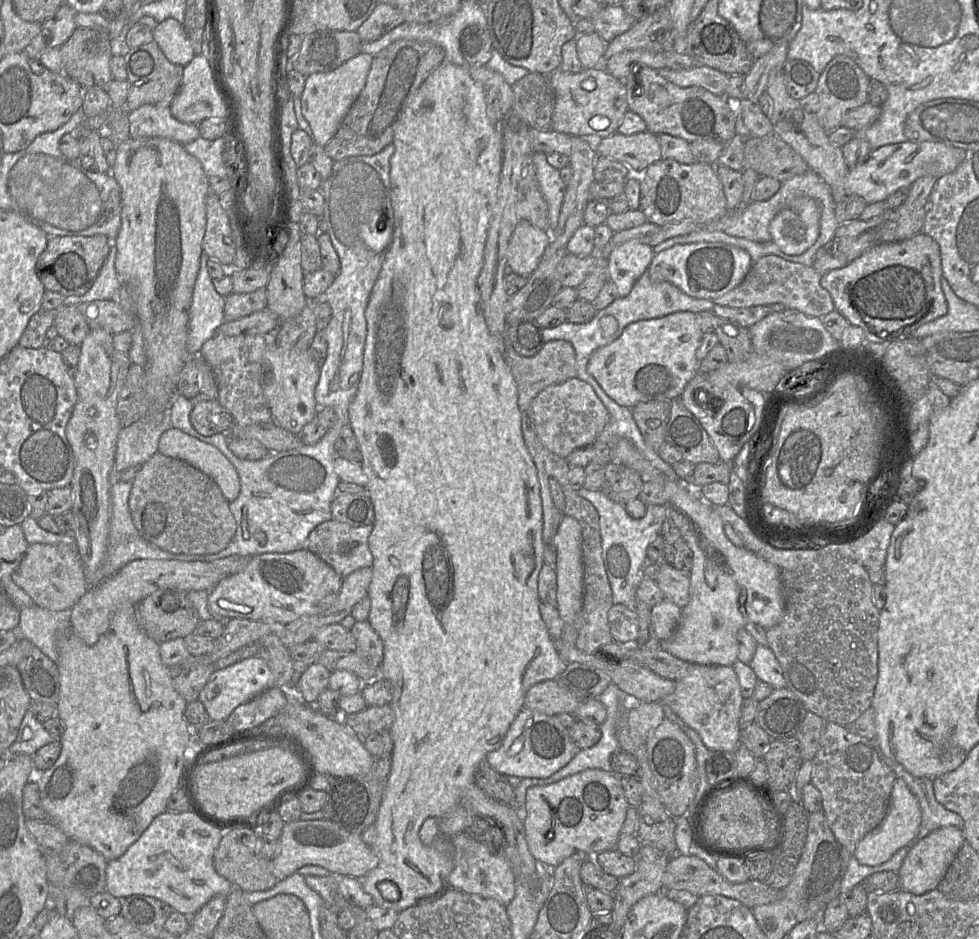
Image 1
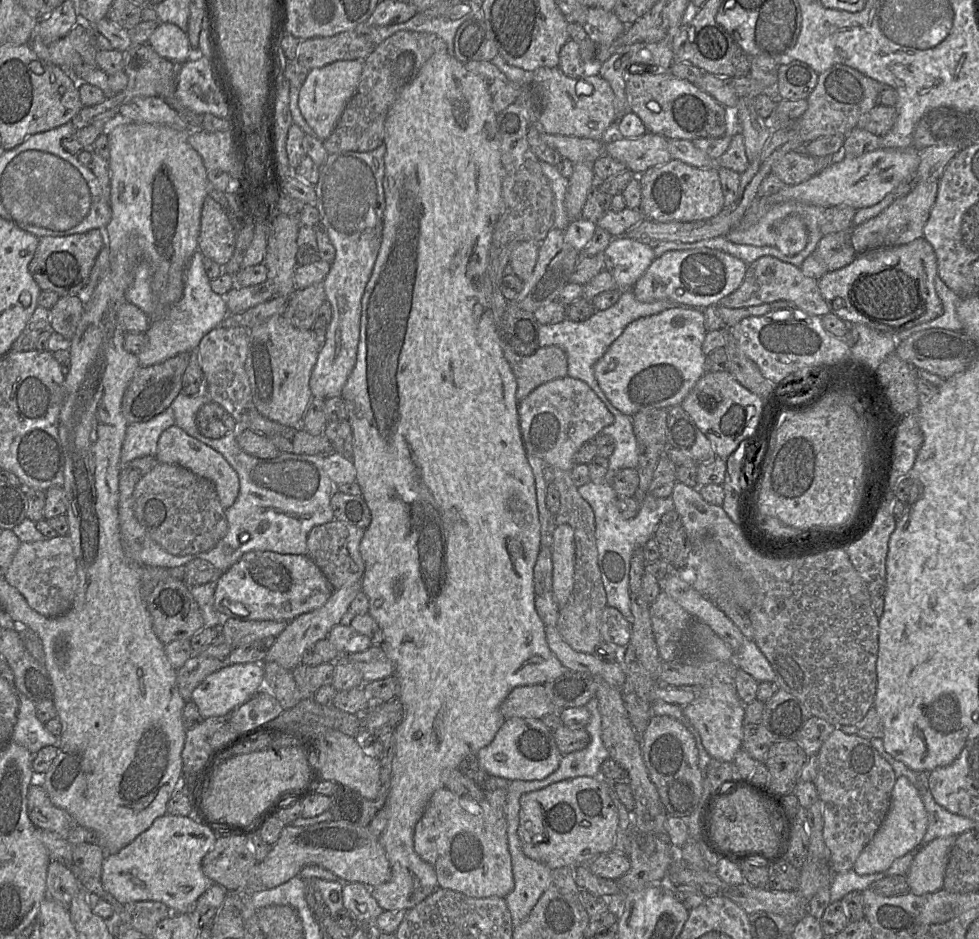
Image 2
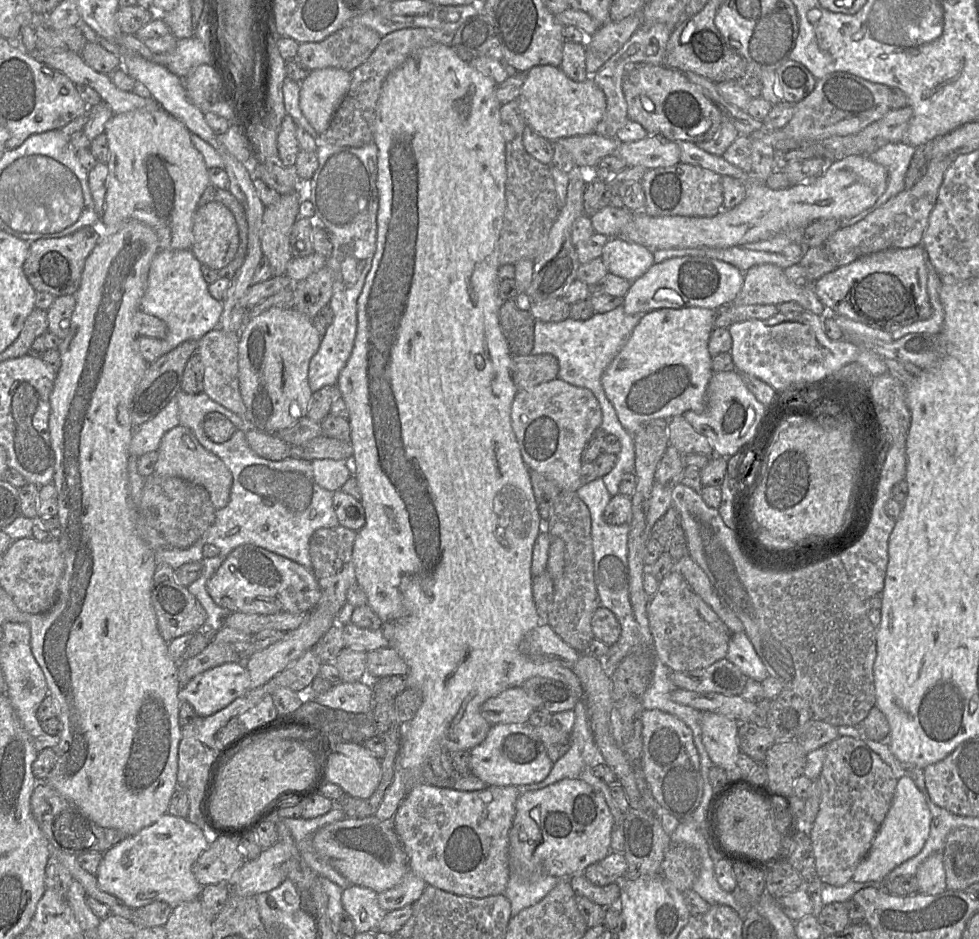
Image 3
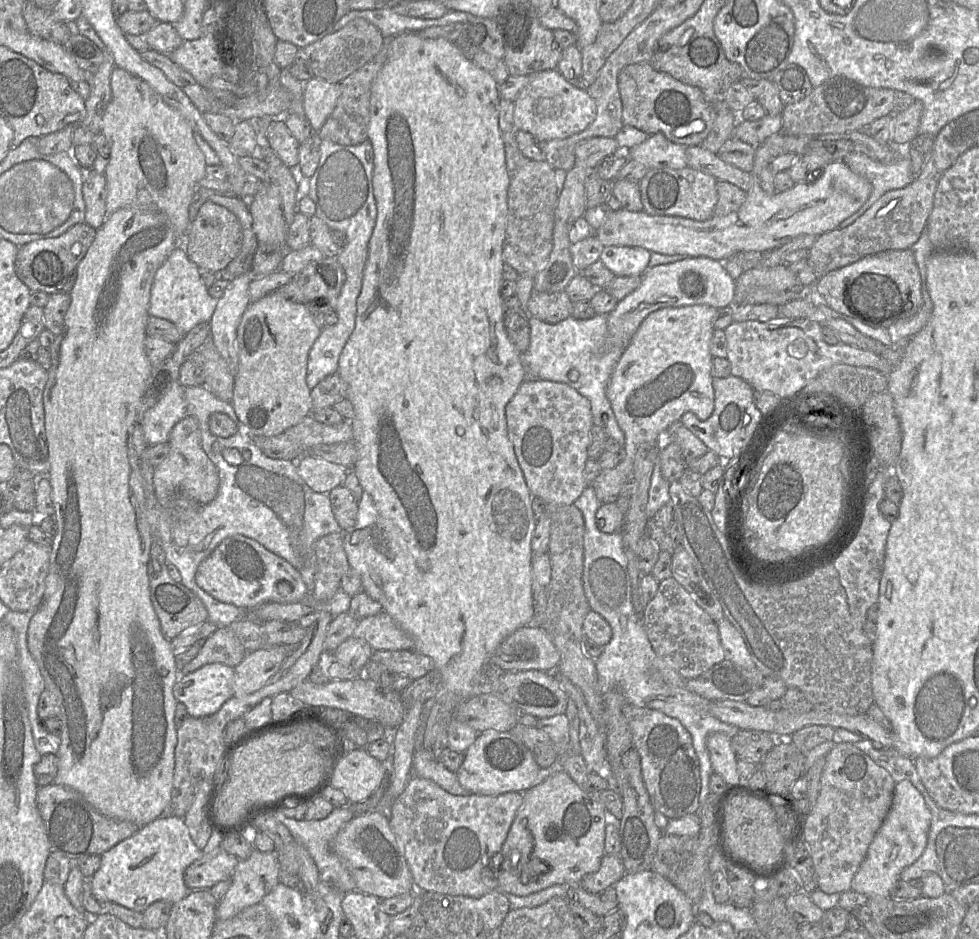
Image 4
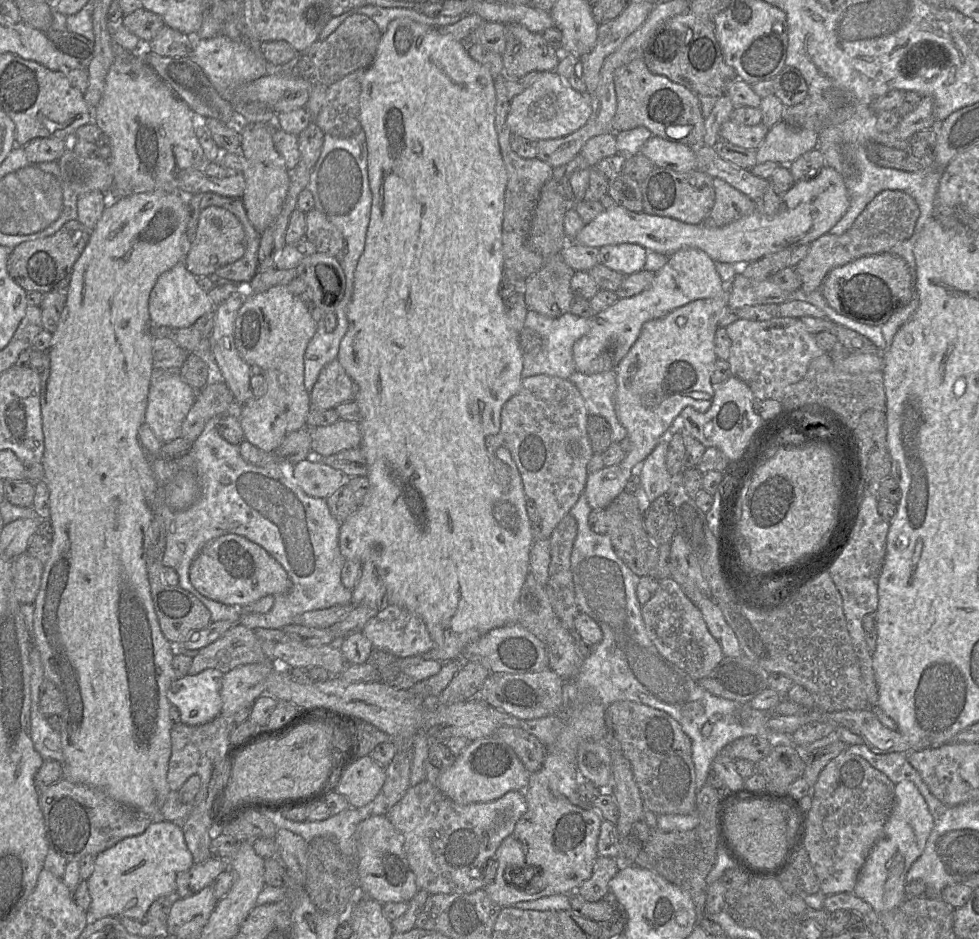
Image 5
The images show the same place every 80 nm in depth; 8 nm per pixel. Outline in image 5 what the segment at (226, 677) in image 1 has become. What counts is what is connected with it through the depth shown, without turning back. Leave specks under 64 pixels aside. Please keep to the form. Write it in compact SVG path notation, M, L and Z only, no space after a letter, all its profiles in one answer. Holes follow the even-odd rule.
M206 669L195 675L175 679L167 690L167 698L180 713L180 723L196 726L215 719L221 711L223 673Z

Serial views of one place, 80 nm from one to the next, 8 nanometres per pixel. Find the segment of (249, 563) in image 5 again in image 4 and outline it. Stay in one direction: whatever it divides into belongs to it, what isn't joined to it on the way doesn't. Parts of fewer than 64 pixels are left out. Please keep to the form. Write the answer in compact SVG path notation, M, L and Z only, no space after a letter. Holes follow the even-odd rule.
M242 535L223 540L199 564L195 578L198 586L214 599L245 610L272 602L298 603L308 595L307 586L296 568L257 541Z

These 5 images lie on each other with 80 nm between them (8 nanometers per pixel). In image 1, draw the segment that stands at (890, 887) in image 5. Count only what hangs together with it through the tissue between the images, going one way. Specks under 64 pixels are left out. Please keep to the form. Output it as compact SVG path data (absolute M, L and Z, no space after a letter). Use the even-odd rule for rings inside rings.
M896 778L893 782L888 811L884 819L858 842L853 855L862 865L877 866L883 864L917 835L920 823L921 810L917 798L903 779Z

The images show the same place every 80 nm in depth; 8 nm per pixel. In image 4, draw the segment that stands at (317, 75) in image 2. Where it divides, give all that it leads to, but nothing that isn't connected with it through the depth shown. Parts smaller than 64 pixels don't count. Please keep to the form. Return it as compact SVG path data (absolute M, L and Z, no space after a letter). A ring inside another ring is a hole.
M313 77L304 83L303 109L314 132L319 132L333 112L341 94L340 83Z

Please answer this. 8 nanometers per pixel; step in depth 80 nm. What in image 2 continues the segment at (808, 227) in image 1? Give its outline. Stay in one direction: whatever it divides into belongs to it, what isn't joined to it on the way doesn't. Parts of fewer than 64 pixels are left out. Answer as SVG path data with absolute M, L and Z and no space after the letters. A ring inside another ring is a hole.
M799 215L786 217L778 227L776 247L785 255L794 256L801 252L808 242L804 220Z

